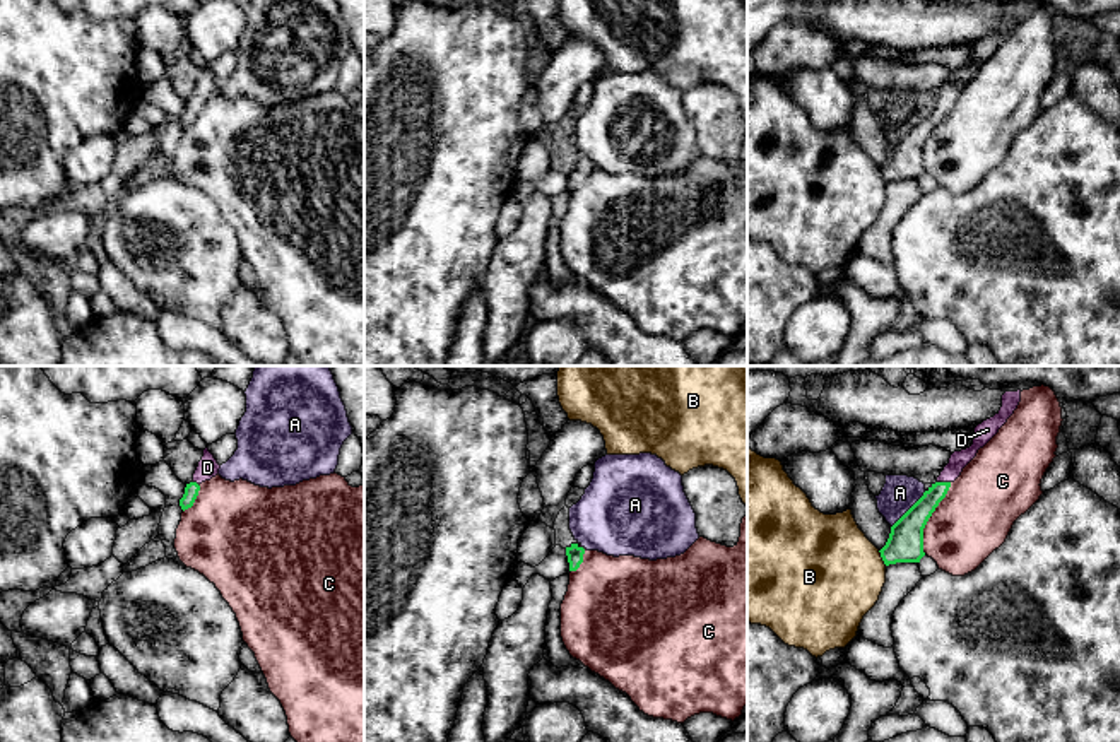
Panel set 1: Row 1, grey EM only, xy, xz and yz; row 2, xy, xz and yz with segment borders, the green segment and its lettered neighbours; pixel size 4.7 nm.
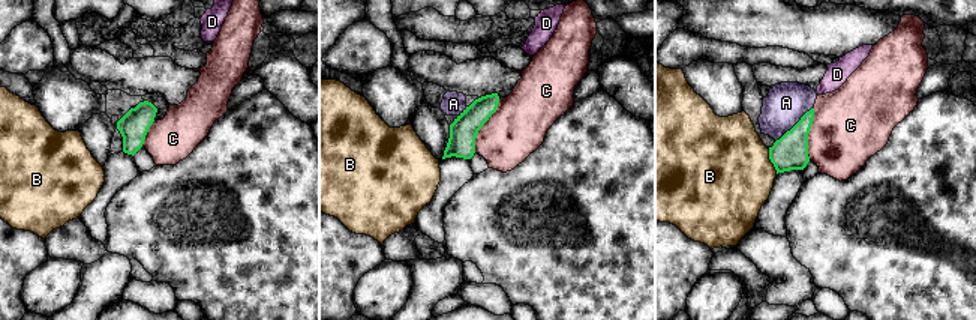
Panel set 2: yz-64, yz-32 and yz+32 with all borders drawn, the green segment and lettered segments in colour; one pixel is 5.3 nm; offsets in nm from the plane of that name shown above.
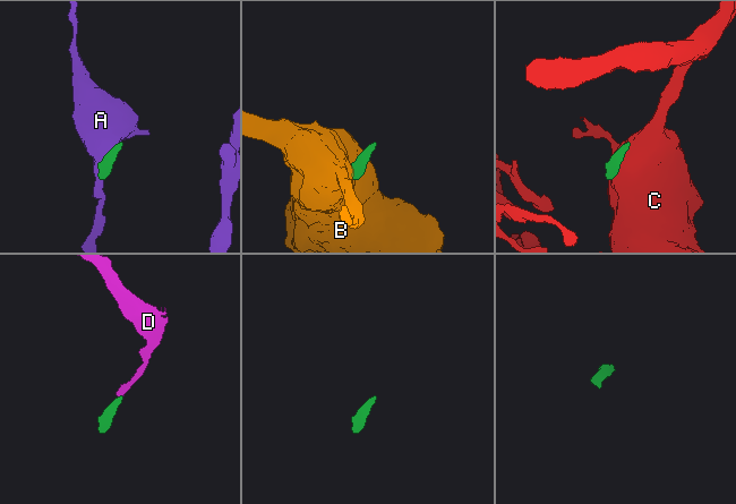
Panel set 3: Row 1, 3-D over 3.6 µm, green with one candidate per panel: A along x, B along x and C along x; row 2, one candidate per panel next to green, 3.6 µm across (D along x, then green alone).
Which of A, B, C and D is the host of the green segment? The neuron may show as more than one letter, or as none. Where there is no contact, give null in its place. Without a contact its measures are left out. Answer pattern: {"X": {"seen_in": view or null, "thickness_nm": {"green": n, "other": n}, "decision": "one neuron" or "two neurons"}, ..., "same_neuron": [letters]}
{"A": {"seen_in": "yz", "thickness_nm": {"green": 170, "other": 170}, "decision": "two neurons"}, "B": {"seen_in": "yz", "thickness_nm": {"green": 170, "other": 480}, "decision": "two neurons"}, "C": {"seen_in": "yz", "thickness_nm": {"green": 170, "other": 340}, "decision": "two neurons"}, "D": {"seen_in": "yz", "thickness_nm": {"green": 120, "other": 90}, "decision": "one neuron"}, "same_neuron": ["D"]}

